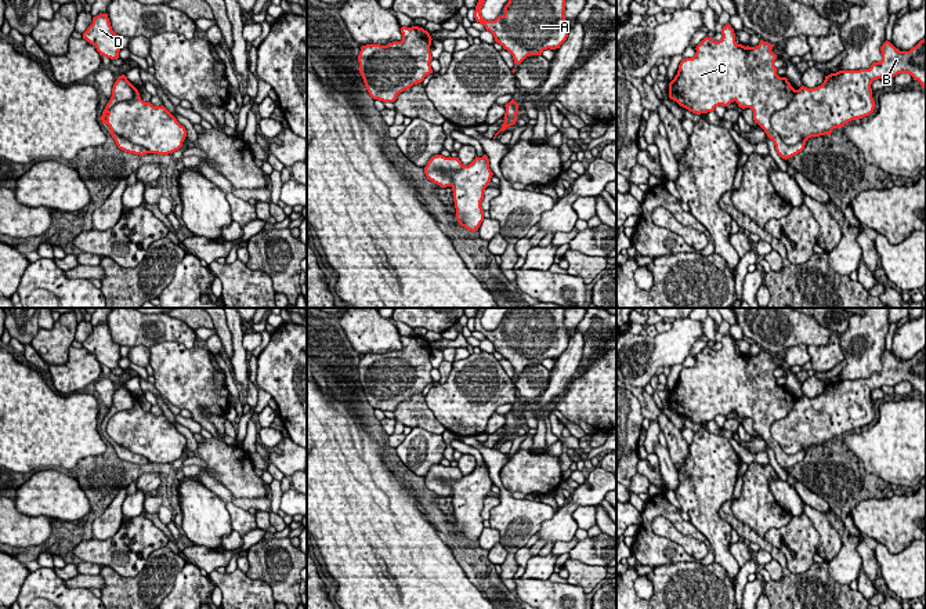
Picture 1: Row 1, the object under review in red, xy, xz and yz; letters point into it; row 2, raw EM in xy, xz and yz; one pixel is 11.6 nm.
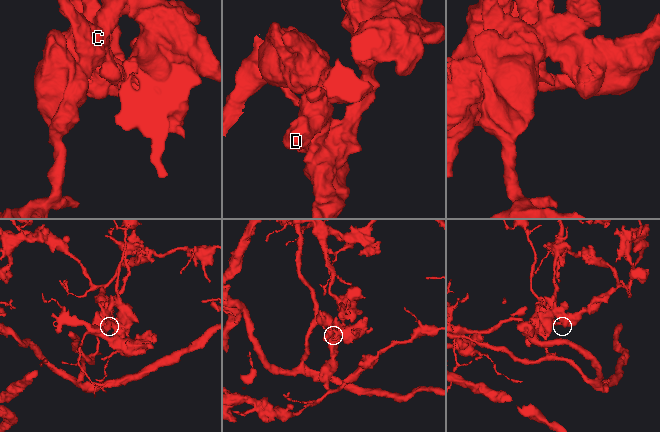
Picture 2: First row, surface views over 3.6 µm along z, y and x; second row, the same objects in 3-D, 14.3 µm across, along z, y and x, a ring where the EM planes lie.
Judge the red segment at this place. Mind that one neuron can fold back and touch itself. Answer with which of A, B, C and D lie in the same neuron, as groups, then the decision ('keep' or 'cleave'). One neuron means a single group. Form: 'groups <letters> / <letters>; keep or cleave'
groups A B / C D; cleave

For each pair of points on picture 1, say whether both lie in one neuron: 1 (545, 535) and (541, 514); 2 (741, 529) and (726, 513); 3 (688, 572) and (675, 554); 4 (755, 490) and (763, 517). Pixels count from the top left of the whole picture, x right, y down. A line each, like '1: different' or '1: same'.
1: different
2: same
3: different
4: same

